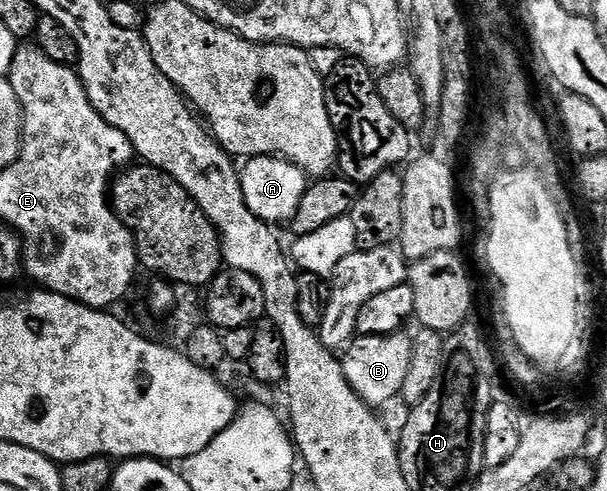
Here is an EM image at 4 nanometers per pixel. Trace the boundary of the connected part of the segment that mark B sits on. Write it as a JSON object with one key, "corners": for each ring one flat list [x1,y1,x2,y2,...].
{"corners":[[399,330,390,335,357,335,344,348,341,368,345,379,357,396,374,409,380,409,401,394,407,369,411,369,413,352,413,335,405,334,404,330]]}

